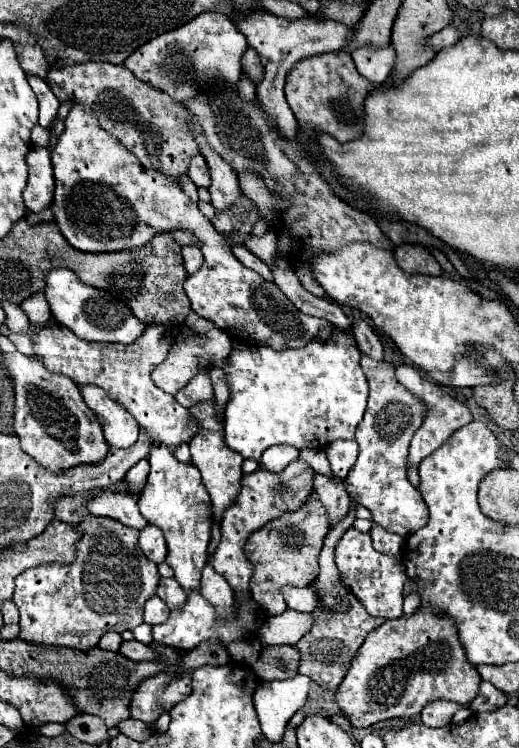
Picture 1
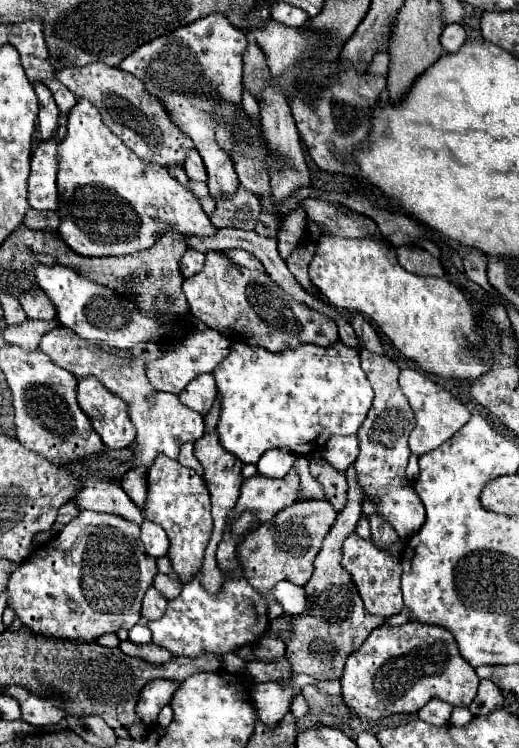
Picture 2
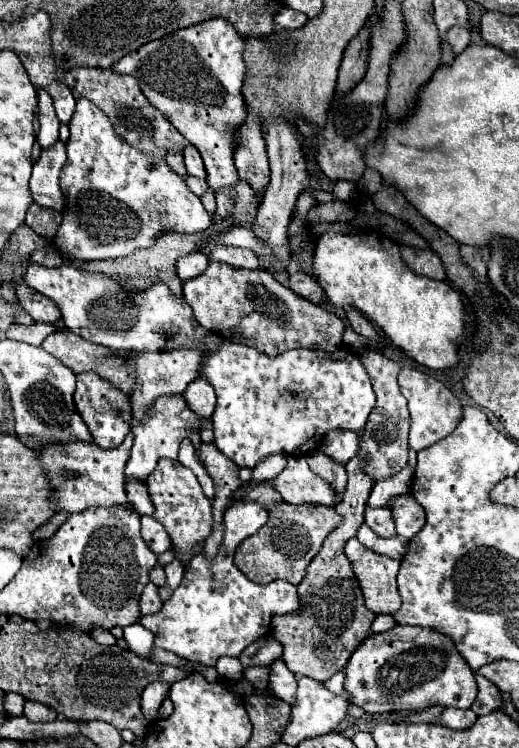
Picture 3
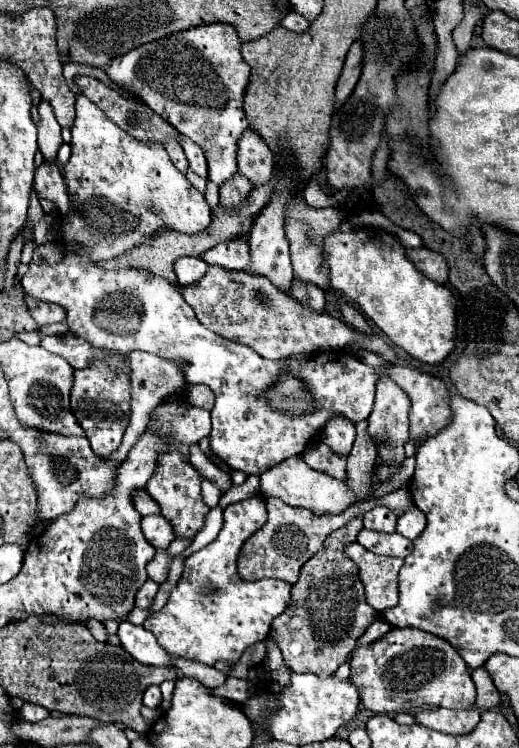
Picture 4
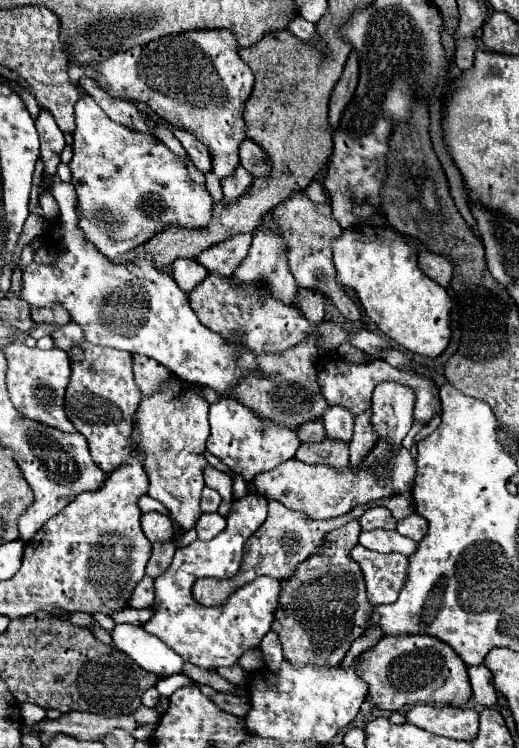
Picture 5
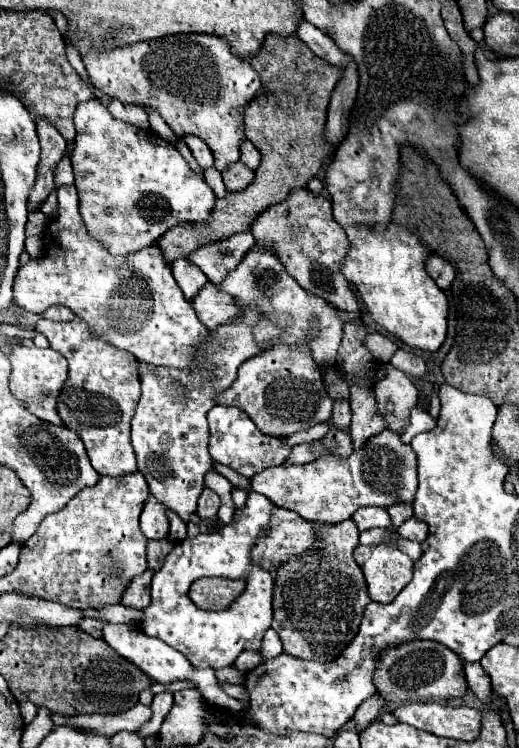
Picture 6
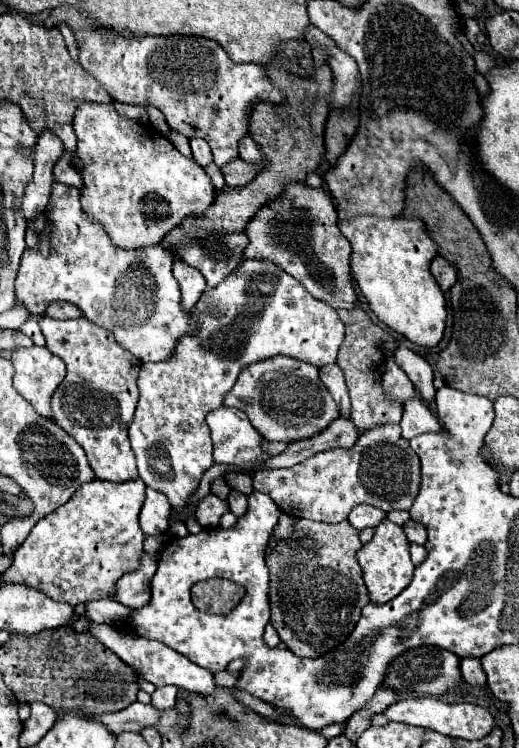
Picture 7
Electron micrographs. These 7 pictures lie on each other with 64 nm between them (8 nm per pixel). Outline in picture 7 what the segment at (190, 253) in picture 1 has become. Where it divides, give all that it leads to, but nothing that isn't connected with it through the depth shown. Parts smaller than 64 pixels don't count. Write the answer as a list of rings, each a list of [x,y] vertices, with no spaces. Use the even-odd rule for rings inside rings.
[[[182,260],[174,262],[174,278],[180,284],[182,308],[184,308],[184,312],[190,312],[194,308],[194,304],[200,300],[200,296],[204,294],[206,280],[196,268],[184,264]]]

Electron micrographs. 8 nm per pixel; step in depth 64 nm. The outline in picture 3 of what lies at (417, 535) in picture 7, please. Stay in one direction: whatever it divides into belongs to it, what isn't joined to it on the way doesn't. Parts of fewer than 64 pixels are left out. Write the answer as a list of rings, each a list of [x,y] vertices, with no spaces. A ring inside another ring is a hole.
[[[410,494],[406,496],[396,496],[386,504],[392,514],[394,514],[394,522],[396,522],[396,532],[404,538],[414,538],[416,532],[420,532],[426,524],[426,516],[424,510],[420,508],[420,504],[416,504],[412,500]]]

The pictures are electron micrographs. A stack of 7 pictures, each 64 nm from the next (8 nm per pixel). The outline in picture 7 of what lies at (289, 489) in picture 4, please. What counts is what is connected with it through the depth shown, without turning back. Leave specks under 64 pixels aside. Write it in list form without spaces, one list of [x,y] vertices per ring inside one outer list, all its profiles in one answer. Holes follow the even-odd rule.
[[[376,424],[364,430],[352,448],[332,448],[326,452],[318,452],[292,468],[280,468],[280,470],[266,468],[256,472],[252,480],[254,480],[254,490],[268,494],[284,514],[336,524],[346,520],[348,512],[358,504],[370,504],[386,514],[392,510],[410,510],[420,488],[420,460],[416,452],[410,448],[408,440],[402,438],[398,424]]]

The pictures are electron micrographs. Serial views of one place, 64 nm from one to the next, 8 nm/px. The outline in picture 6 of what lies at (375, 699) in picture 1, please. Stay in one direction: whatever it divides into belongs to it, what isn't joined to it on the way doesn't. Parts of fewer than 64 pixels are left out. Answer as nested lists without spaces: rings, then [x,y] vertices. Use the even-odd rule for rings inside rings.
[[[420,640],[420,644],[402,644],[400,648],[392,648],[380,660],[380,668],[376,670],[376,690],[388,702],[418,702],[418,700],[446,700],[458,698],[466,692],[466,678],[462,670],[462,660],[452,650],[444,648],[442,644]]]

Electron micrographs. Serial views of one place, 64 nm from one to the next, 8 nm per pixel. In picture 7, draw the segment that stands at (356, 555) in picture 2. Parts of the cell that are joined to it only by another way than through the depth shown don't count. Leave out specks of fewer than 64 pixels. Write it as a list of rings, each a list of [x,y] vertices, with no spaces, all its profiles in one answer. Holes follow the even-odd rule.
[[[384,518],[376,528],[374,528],[374,538],[362,546],[358,552],[358,562],[362,566],[364,582],[370,594],[370,602],[374,604],[384,604],[396,598],[412,580],[414,564],[410,562],[410,542],[402,530],[402,526],[390,522]]]

